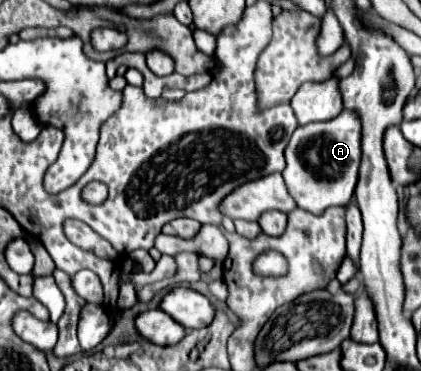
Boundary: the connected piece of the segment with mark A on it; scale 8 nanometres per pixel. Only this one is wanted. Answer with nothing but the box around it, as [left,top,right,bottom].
[283,109,361,215]

